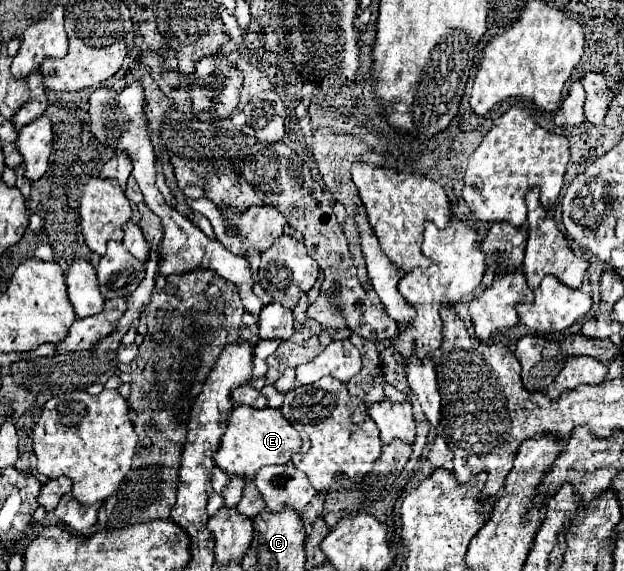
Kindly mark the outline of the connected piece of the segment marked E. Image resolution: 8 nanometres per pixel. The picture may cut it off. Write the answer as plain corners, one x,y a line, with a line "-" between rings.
236,406
232,418
228,418
228,432
220,440
220,450
214,456
214,462
228,476
254,478
260,468
268,464
286,464
294,452
308,450
308,438
294,430
280,410
264,408
254,410
250,406

